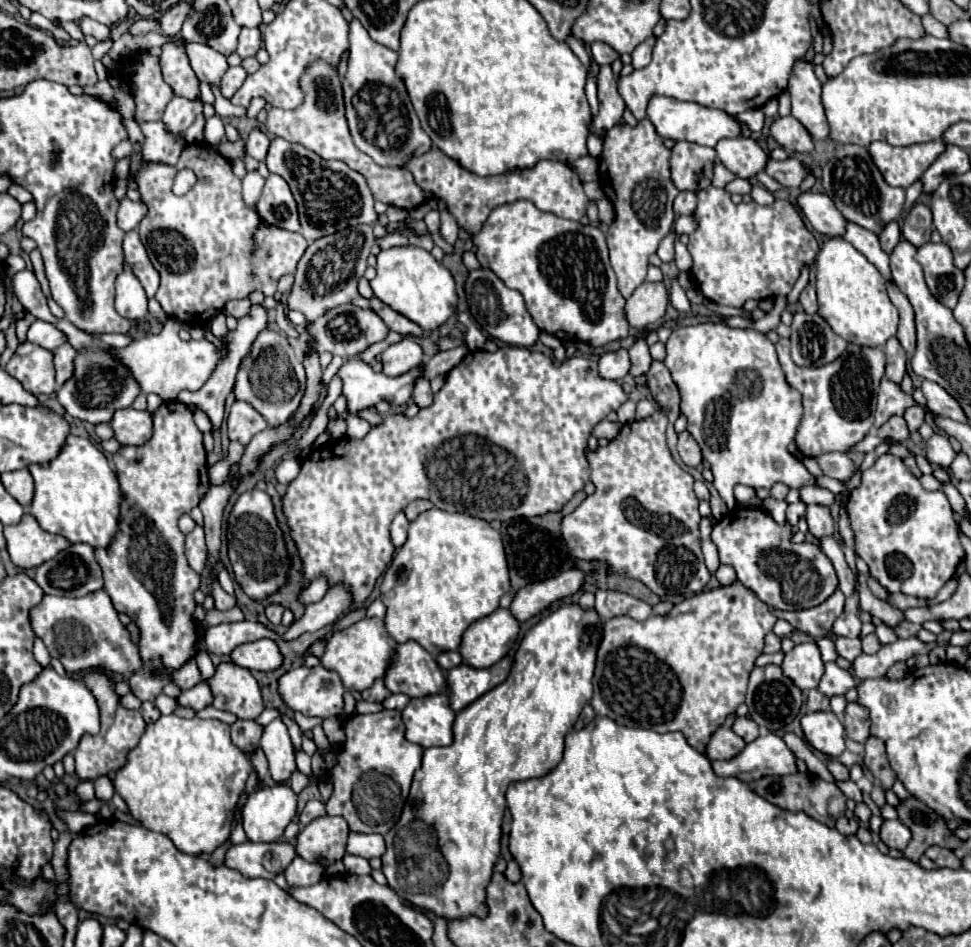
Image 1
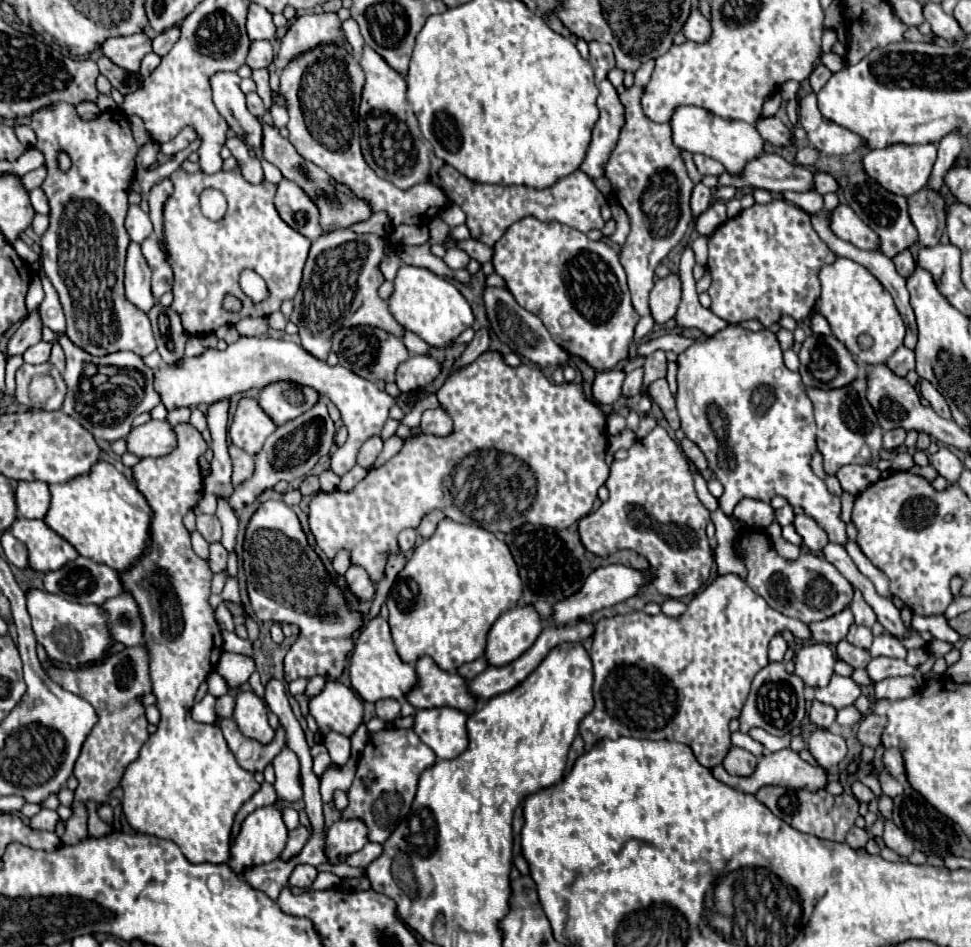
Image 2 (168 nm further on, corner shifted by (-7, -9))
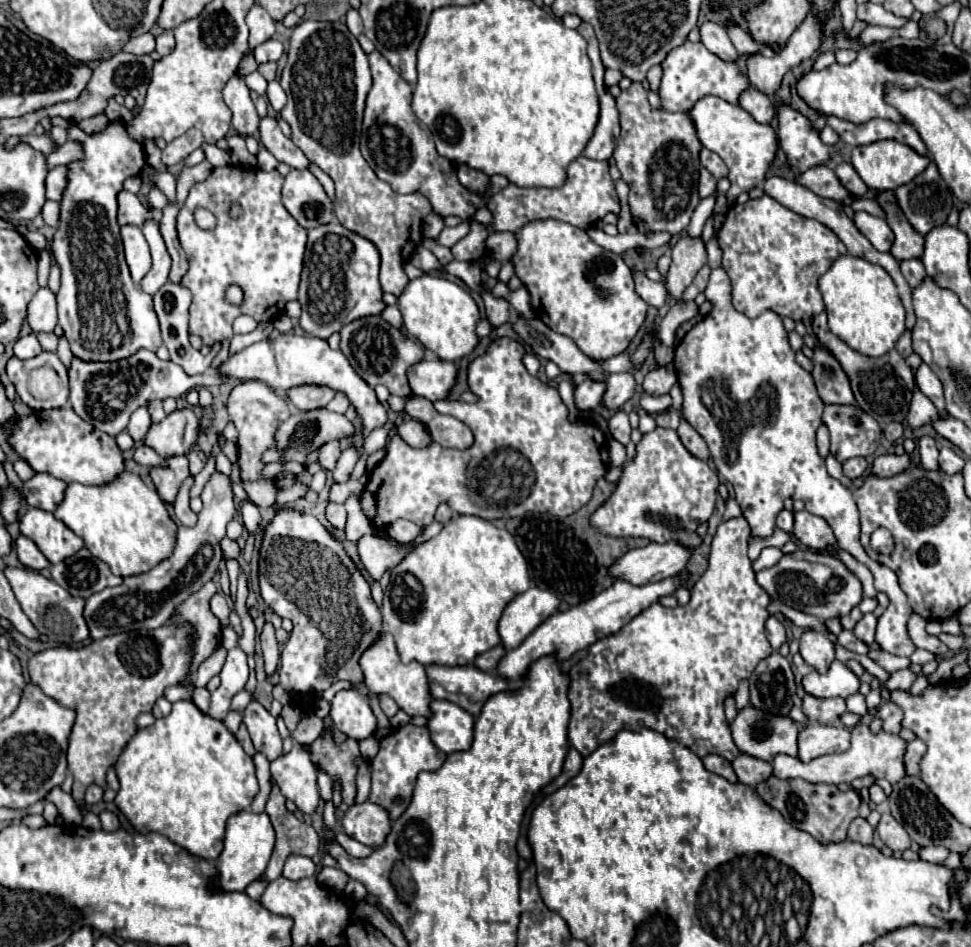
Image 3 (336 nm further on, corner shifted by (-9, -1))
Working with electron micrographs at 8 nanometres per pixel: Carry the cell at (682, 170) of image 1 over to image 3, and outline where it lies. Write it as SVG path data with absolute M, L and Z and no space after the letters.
M701 149L699 157L701 157L701 165L703 165L715 179L727 177L727 165L723 163L723 159L721 159L717 153L713 153L713 151L709 151L709 149Z

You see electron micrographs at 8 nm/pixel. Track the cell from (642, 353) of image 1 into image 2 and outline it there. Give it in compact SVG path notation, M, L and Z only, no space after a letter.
M637 367L635 371L627 373L623 381L623 397L633 397L641 391L641 381L643 381L643 369Z

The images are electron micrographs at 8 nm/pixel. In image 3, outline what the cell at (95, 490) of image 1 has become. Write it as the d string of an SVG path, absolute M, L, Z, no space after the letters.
M129 471L119 473L107 485L69 483L63 501L55 509L55 517L79 535L85 547L109 565L113 575L145 573L167 559L175 547L177 525L169 517L165 503L155 489L147 487L139 475Z

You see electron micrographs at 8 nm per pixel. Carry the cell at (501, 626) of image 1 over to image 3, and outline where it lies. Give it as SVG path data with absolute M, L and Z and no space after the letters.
M531 587L525 593L517 595L503 611L499 619L501 645L513 649L523 643L523 639L539 627L551 613L559 607L559 599L553 593Z

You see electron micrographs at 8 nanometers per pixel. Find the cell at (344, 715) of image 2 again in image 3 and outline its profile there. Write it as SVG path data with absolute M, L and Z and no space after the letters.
M343 689L331 699L329 717L337 731L357 741L371 737L377 727L369 703L355 689Z

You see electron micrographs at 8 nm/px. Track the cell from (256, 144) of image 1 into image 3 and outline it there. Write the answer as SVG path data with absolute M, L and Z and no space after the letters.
M235 73L223 87L223 101L233 113L233 127L239 135L255 135L259 129L259 115L249 97L249 89L239 73Z

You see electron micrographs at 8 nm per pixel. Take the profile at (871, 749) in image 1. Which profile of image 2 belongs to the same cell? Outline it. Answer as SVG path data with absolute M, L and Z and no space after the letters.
M887 747L885 755L883 755L883 765L885 769L899 781L899 783L907 783L907 773L905 773L905 761L903 761L903 753L897 747Z

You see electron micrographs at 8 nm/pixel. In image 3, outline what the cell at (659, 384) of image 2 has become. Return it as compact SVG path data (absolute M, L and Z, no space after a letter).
M657 367L645 375L643 389L647 395L665 395L665 393L669 393L669 389L675 381L677 381L675 373L667 371L665 367Z

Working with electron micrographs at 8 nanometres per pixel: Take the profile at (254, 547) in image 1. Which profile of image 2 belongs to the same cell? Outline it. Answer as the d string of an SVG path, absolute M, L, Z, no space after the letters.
M283 501L261 503L257 513L249 521L243 549L245 549L243 561L245 561L245 575L247 575L247 591L255 615L261 621L291 623L299 627L299 637L283 659L285 681L291 683L293 679L299 677L305 677L309 681L315 675L321 675L329 681L337 681L349 665L349 655L355 647L353 635L359 633L359 629L363 627L363 615L351 607L343 591L337 587L333 575L325 569L319 555L309 547L307 535L303 533L295 511Z

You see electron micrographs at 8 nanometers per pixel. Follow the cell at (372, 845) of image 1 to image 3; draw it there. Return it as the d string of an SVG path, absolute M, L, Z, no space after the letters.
M337 831L337 841L345 847L345 851L353 857L369 857L373 853L373 847L367 847L359 841L355 841L353 837L347 837L343 831Z

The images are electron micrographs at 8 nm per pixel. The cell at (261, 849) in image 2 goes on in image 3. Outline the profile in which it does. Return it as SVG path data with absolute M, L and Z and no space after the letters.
M239 811L227 819L225 831L225 849L217 859L217 885L223 891L243 891L255 877L261 877L275 845L275 829L267 813L253 813L253 811Z

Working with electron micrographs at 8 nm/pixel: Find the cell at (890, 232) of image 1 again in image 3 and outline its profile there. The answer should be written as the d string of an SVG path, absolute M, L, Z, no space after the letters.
M905 259L905 261L901 261L901 273L903 273L903 277L907 279L907 283L911 287L917 287L925 277L925 269L923 269L921 259Z

